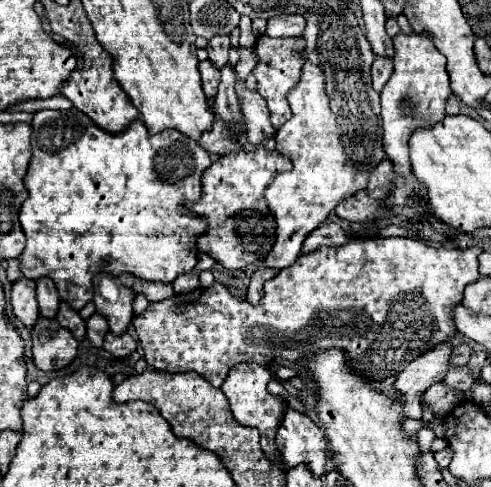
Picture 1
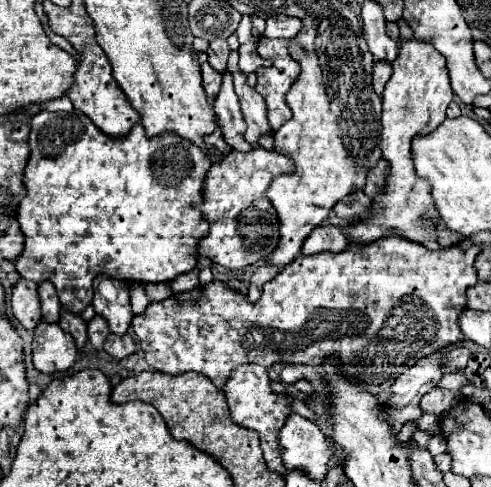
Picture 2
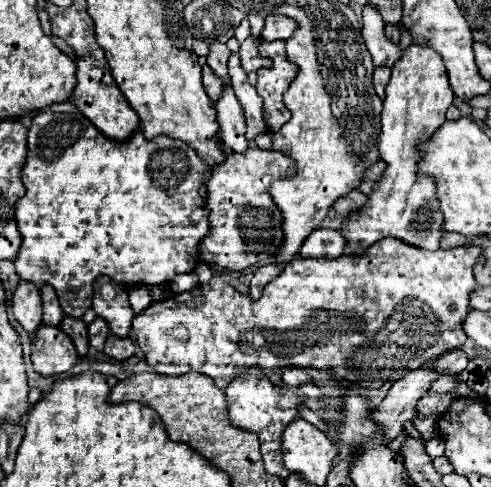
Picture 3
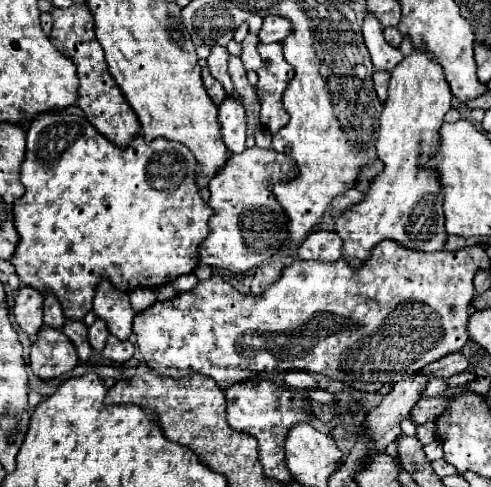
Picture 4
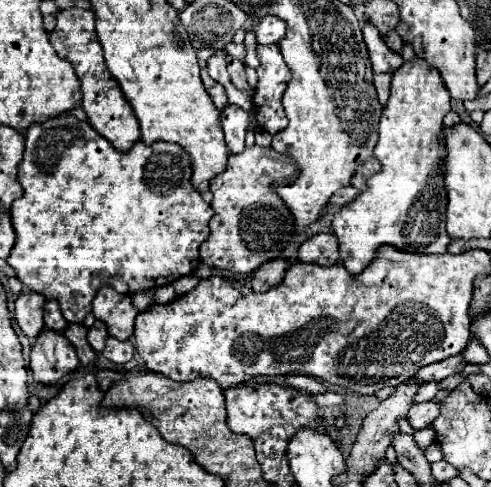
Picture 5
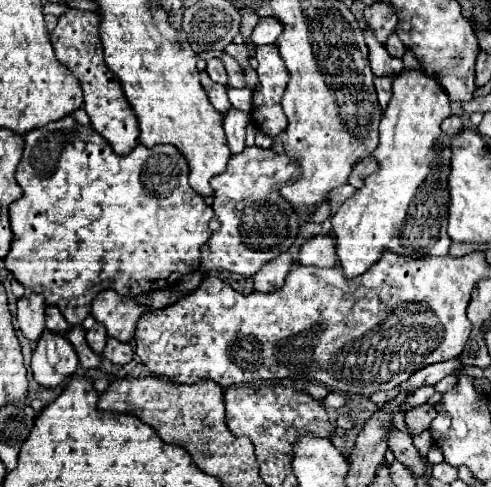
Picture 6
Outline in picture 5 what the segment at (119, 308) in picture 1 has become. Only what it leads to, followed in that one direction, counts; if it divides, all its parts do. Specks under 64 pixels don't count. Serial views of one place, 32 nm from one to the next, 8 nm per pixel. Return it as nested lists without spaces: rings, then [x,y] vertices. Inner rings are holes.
[[[104,286],[92,302],[92,314],[106,324],[110,336],[124,342],[134,334],[134,320],[140,310],[132,304],[130,296],[118,294],[114,288]]]

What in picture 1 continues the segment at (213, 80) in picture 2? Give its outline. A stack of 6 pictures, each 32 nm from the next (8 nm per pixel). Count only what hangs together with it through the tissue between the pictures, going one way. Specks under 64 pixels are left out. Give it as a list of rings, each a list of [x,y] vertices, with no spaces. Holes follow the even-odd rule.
[[[204,60],[204,62],[200,62],[200,74],[202,74],[202,88],[204,88],[206,96],[214,98],[216,88],[220,84],[220,70],[216,70],[210,60]]]

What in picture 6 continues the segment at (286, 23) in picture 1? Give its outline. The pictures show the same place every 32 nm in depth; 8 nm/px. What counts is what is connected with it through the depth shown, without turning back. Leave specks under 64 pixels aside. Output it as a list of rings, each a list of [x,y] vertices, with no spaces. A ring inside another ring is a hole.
[[[260,18],[260,22],[252,32],[252,44],[254,46],[274,44],[280,34],[282,34],[282,24],[276,18]]]

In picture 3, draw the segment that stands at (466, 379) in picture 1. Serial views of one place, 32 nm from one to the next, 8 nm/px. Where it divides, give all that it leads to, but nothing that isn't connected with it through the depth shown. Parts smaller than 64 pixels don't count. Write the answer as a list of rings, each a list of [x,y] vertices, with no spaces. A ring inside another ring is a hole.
[[[443,374],[439,378],[436,378],[432,384],[430,384],[430,390],[428,392],[448,392],[460,384],[457,376],[449,374]]]

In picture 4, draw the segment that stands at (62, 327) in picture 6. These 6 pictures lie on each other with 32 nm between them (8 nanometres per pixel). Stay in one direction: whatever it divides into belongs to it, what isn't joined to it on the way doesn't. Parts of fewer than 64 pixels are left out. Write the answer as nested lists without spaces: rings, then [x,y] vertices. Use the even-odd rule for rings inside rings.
[[[46,294],[44,298],[46,298],[44,300],[44,324],[50,326],[50,328],[60,330],[66,322],[66,318],[62,314],[62,308],[60,308],[60,304],[56,302],[56,298],[52,294]]]

